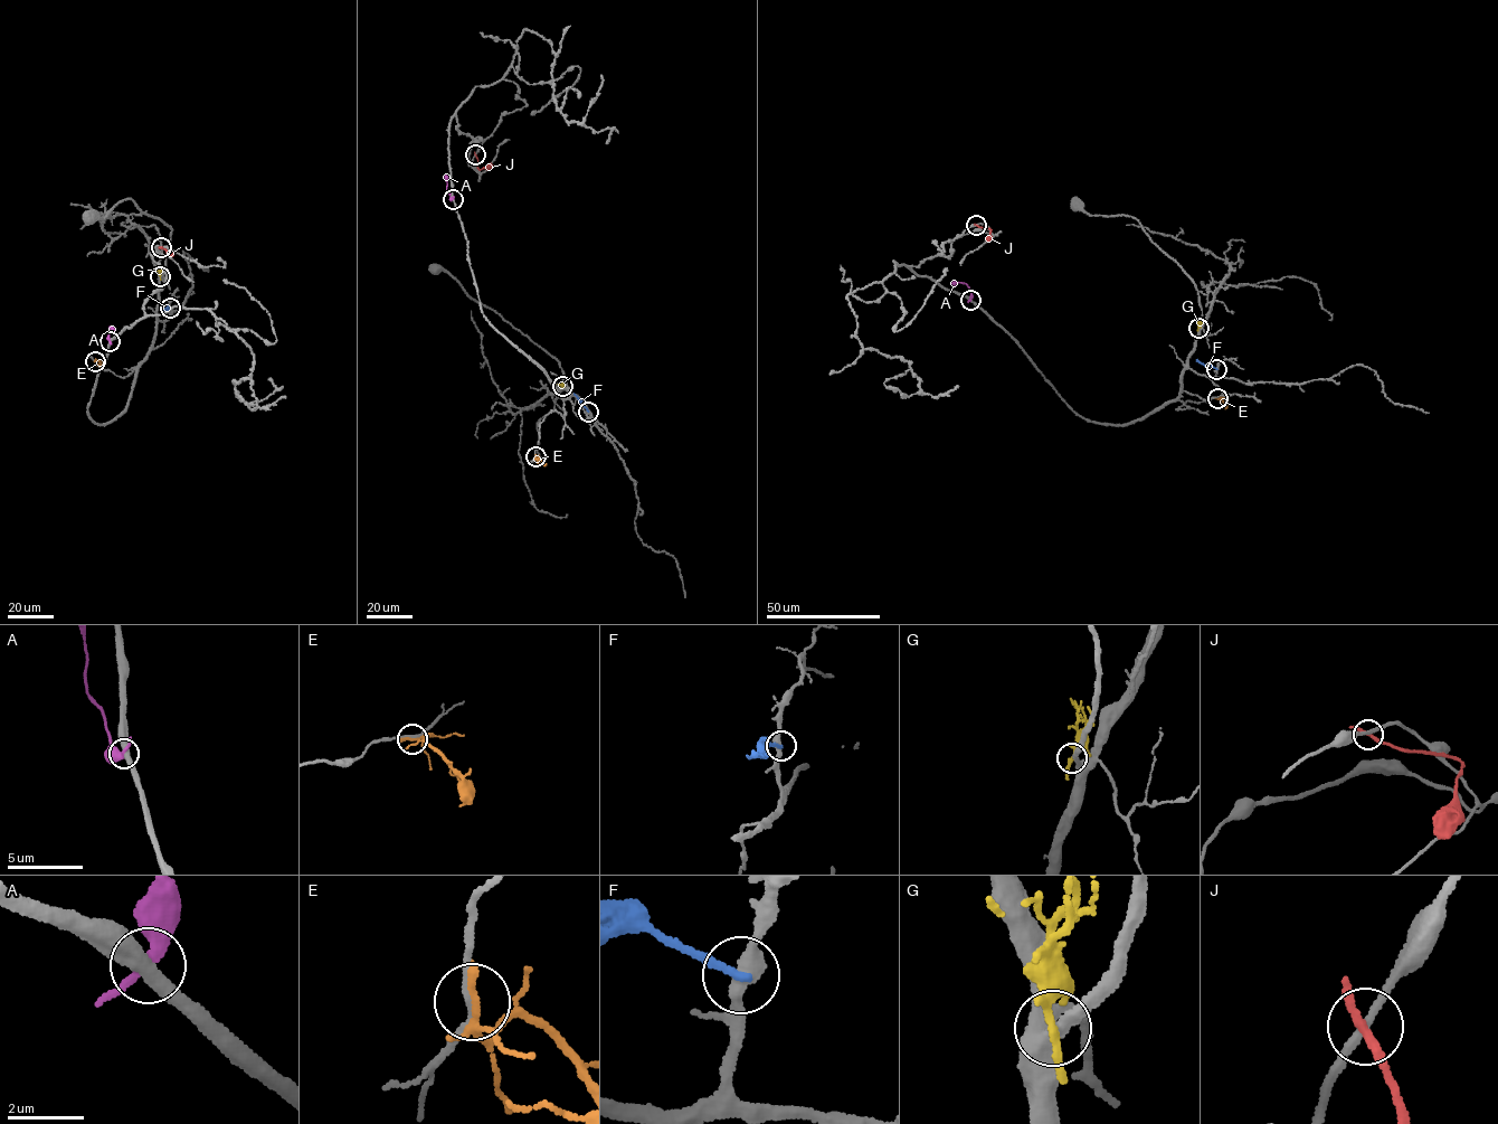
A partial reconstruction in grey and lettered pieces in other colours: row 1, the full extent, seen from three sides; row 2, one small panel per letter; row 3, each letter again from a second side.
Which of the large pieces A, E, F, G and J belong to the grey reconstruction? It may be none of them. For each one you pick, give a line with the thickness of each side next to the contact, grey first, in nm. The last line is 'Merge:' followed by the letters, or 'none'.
Merge: none

